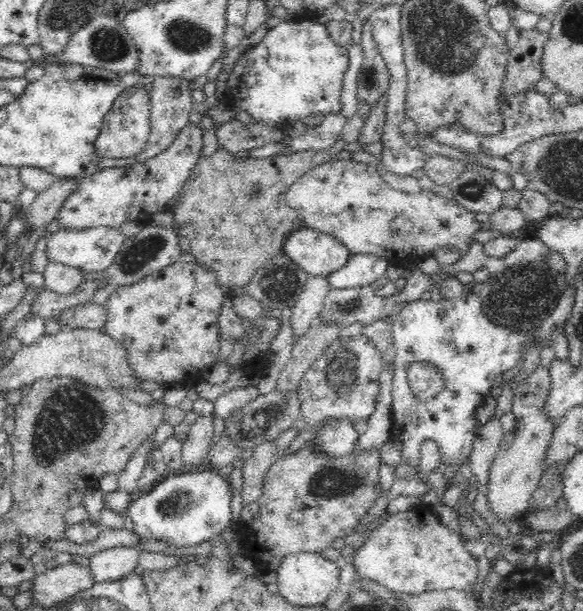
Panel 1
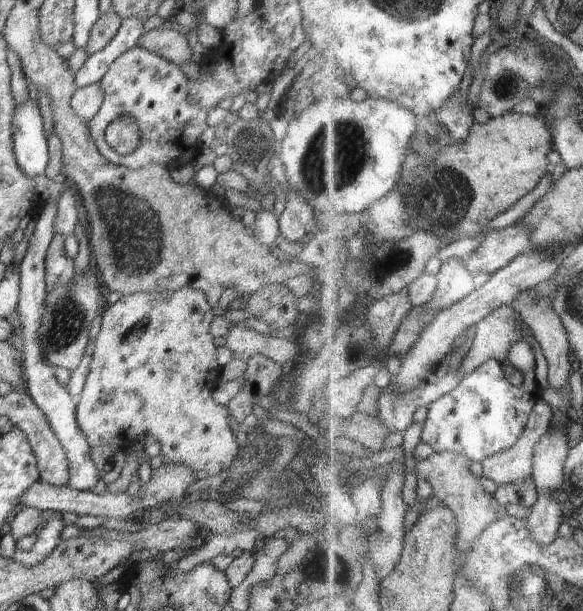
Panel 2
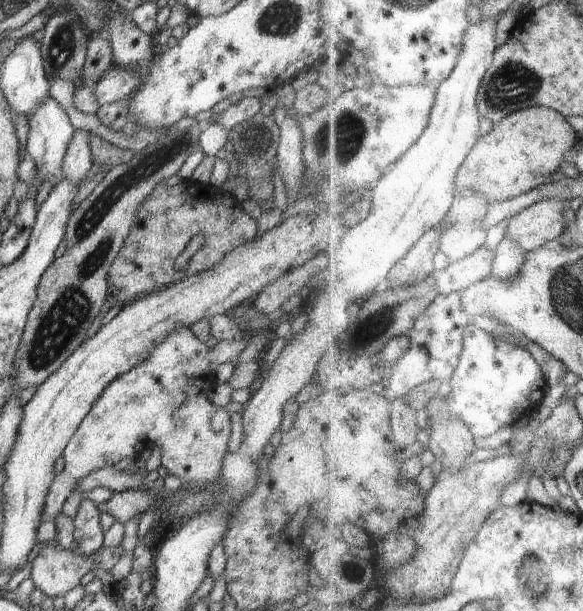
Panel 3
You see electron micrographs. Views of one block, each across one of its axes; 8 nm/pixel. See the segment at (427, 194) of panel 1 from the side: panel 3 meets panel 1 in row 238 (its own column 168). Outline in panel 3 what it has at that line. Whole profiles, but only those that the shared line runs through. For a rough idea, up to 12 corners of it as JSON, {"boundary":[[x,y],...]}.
{"boundary":[[184,324],[111,382],[65,446],[52,519],[88,473],[160,446],[183,486],[221,477],[231,415],[208,400],[247,335]]}

